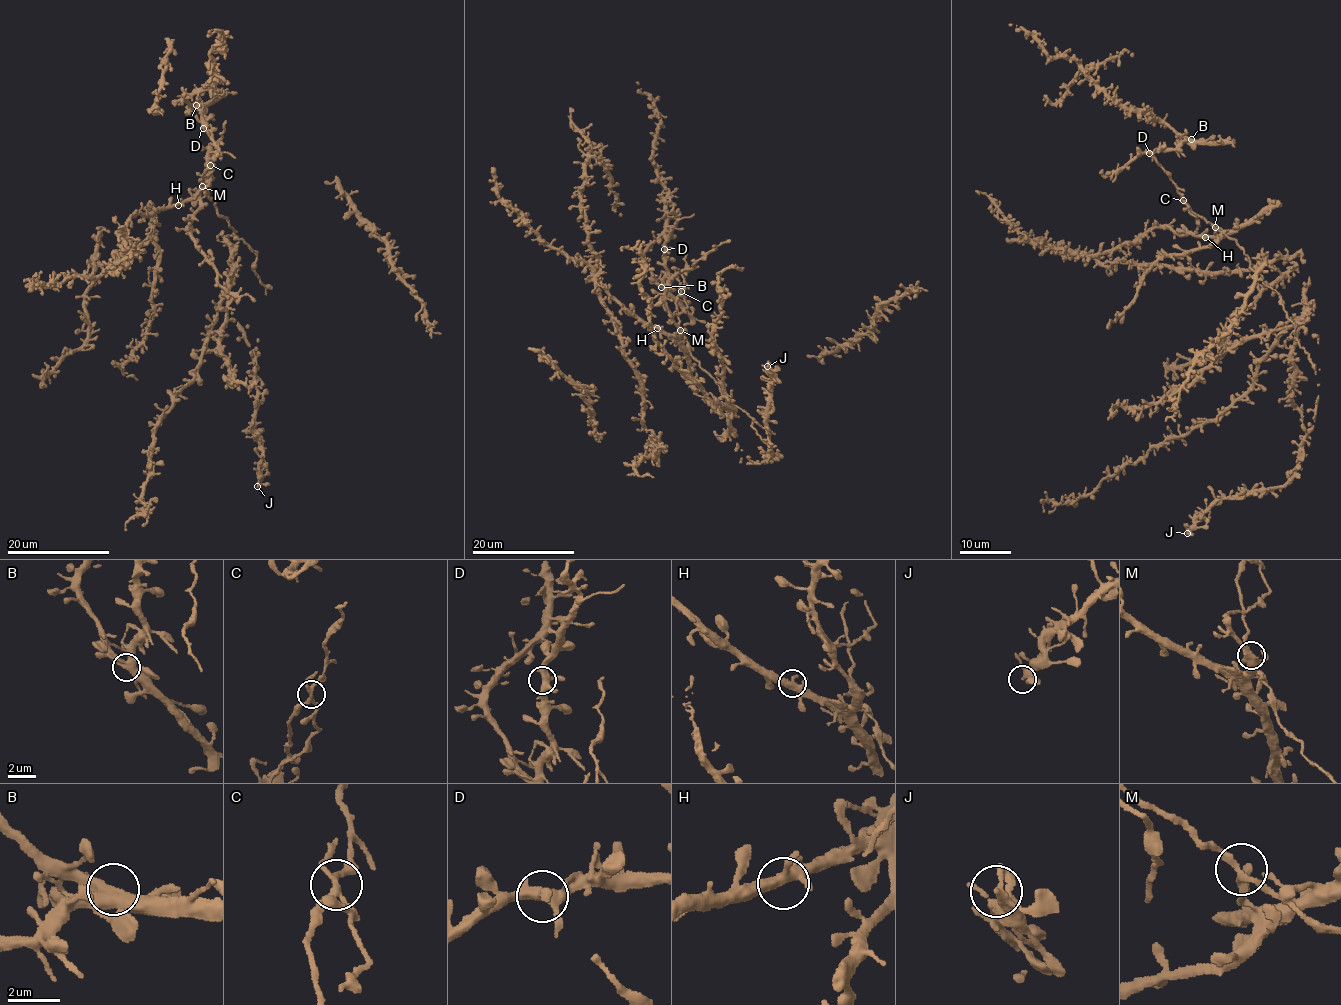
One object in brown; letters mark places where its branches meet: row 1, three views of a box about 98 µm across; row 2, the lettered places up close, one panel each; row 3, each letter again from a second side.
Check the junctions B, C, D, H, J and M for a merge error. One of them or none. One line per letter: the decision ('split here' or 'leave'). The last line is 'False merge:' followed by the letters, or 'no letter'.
B: leave
C: split here
D: leave
H: leave
J: leave
M: leave
False merge: C

